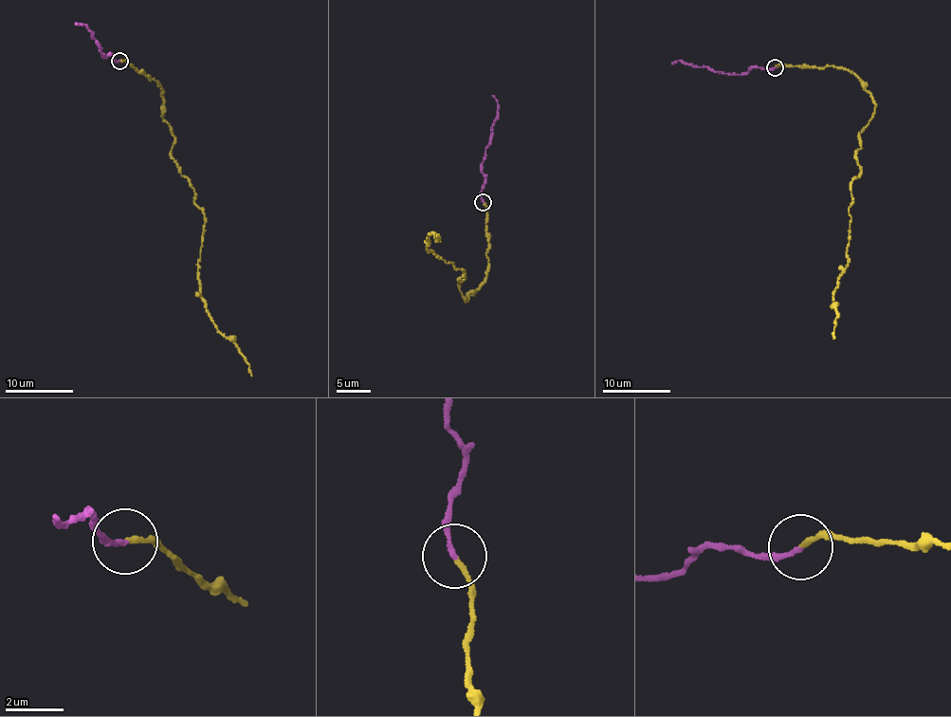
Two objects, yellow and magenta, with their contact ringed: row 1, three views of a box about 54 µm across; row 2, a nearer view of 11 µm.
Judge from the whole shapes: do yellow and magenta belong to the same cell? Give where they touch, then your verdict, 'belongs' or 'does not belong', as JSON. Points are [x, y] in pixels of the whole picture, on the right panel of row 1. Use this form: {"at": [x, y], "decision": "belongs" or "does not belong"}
{"at": [775, 67], "decision": "does not belong"}

